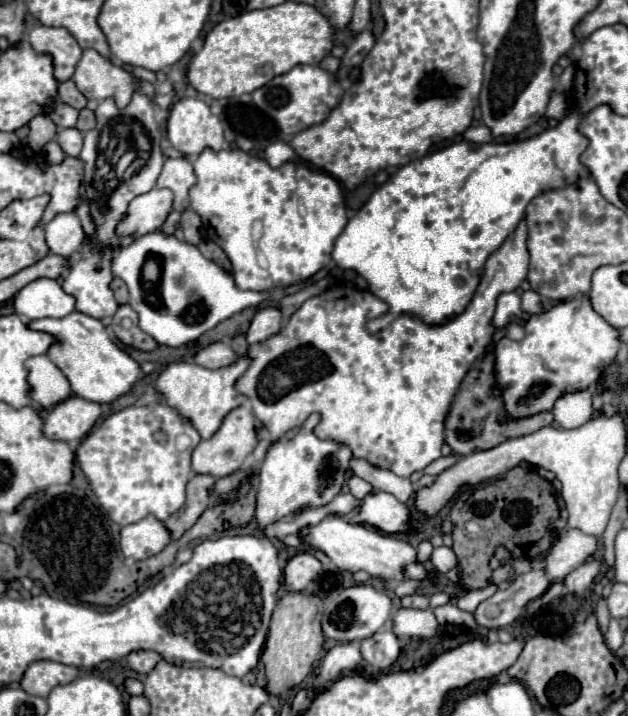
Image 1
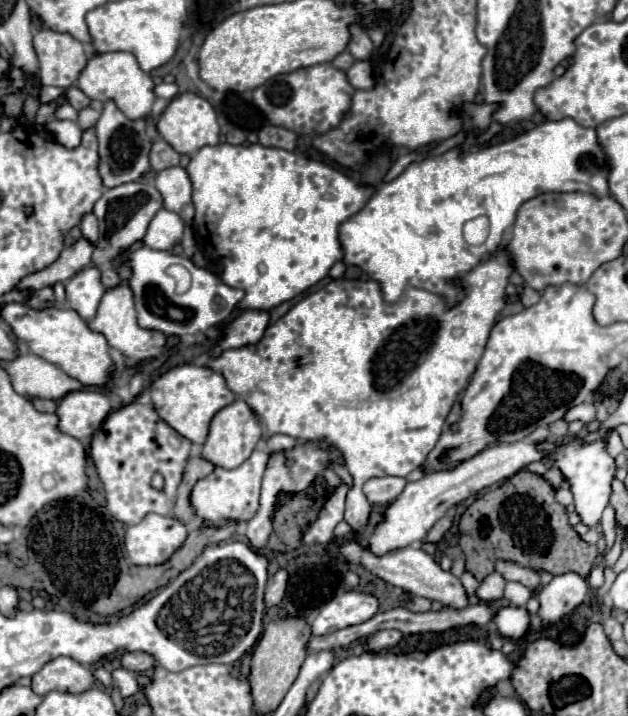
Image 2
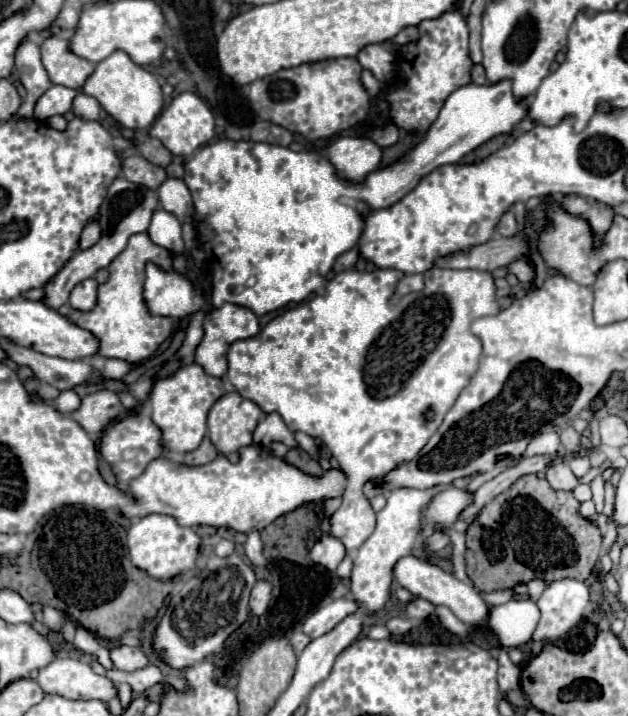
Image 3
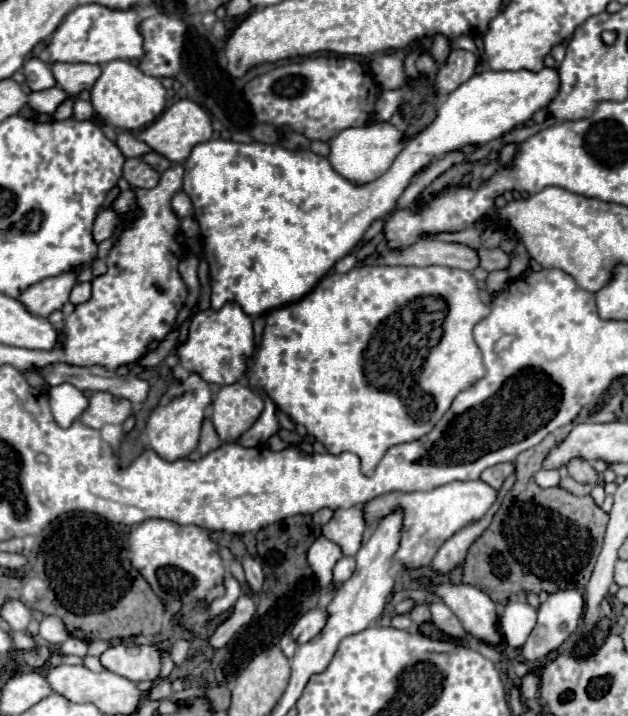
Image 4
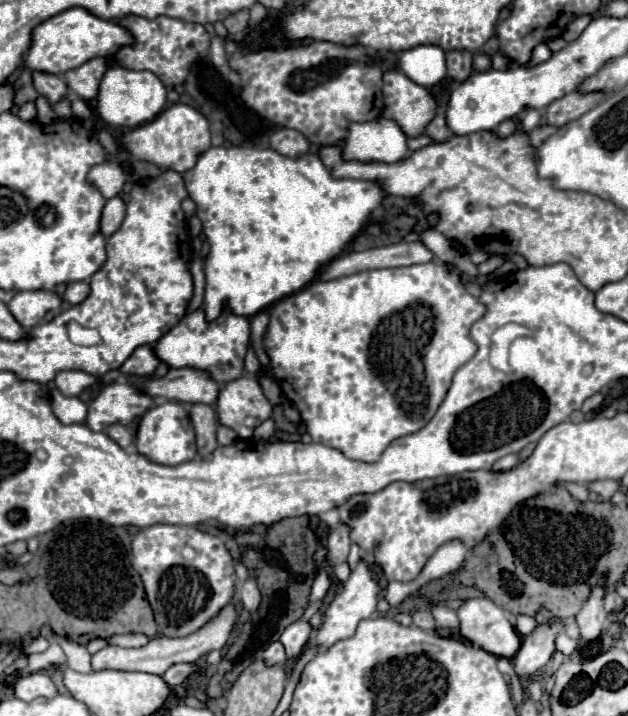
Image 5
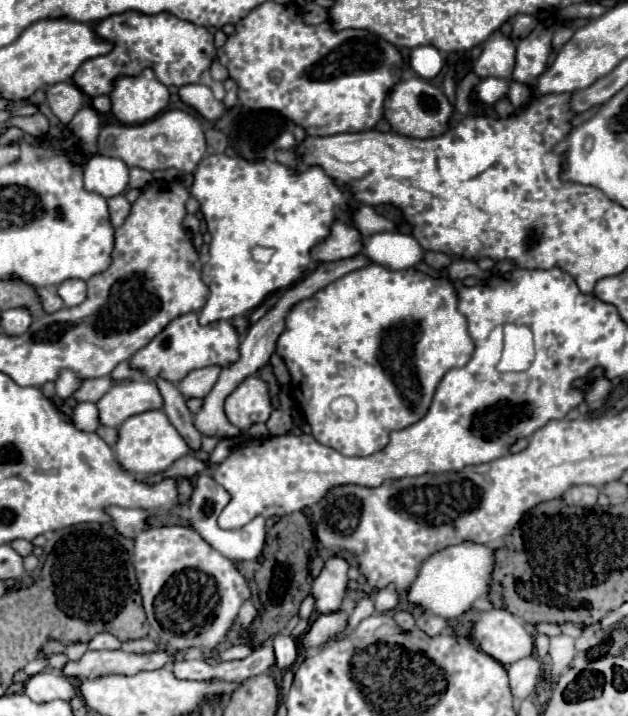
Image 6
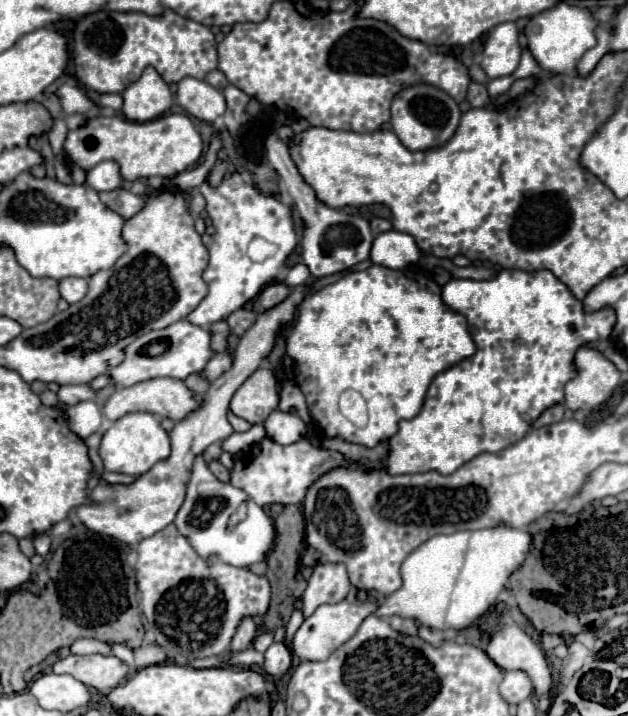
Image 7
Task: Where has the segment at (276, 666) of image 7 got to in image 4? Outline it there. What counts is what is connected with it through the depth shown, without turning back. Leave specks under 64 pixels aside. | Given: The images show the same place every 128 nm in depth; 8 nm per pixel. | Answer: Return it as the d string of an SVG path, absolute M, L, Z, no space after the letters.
M316 608L316 610L304 614L304 616L294 624L290 636L296 640L296 644L304 644L304 642L312 640L312 638L318 636L320 630L324 628L326 616L328 616L326 610L320 610L320 608Z

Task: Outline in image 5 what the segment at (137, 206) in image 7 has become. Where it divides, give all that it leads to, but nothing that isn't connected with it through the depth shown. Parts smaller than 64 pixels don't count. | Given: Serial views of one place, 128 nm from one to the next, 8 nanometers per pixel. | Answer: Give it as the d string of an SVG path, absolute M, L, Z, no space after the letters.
M120 196L106 200L106 206L104 206L104 212L102 212L102 222L100 222L104 236L110 236L120 228L124 214L126 214L126 204Z

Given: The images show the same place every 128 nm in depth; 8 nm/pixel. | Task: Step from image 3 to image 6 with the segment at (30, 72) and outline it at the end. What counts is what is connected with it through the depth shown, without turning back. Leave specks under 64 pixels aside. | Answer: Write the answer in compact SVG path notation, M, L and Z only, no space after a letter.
M60 82L48 88L46 92L46 100L50 110L64 122L68 124L72 120L72 116L82 108L82 98L84 94L80 94L82 90L76 88L76 84L72 82Z

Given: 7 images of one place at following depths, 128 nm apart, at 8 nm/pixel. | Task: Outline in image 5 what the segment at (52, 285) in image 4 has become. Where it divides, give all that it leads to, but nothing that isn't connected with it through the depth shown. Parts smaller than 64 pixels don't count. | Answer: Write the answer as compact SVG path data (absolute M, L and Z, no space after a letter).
M26 290L18 292L10 302L8 310L22 328L36 326L48 310L56 310L62 304L62 296L50 290Z

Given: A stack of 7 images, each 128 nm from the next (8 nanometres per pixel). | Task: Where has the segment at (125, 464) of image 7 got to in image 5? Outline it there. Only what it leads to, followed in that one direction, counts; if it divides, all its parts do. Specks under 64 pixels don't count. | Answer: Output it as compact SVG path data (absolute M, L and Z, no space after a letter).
M164 402L152 410L148 410L140 420L134 434L134 444L138 454L146 456L150 462L164 464L164 466L176 466L188 460L194 460L196 450L196 438L194 428L188 418L188 410L180 402Z

